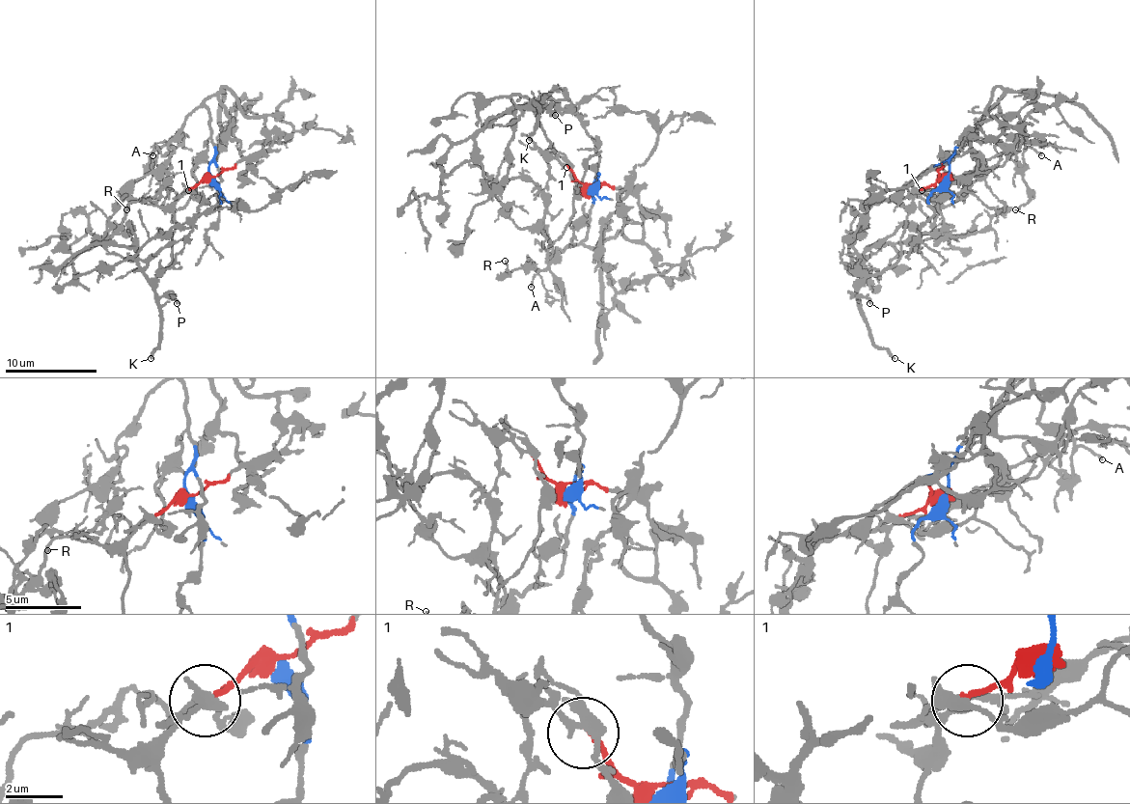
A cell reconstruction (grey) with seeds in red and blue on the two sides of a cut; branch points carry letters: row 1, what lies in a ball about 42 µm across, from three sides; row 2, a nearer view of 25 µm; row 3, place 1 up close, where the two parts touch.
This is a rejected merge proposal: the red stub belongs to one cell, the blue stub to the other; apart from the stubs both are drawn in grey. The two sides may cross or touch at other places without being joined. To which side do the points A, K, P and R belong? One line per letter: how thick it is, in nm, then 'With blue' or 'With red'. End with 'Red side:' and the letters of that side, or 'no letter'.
A: Thickness 160 nm. With blue
K: Thickness 240 nm. With red
P: Thickness 170 nm. With red
R: Thickness 140 nm. With blue
Red side: K, P

